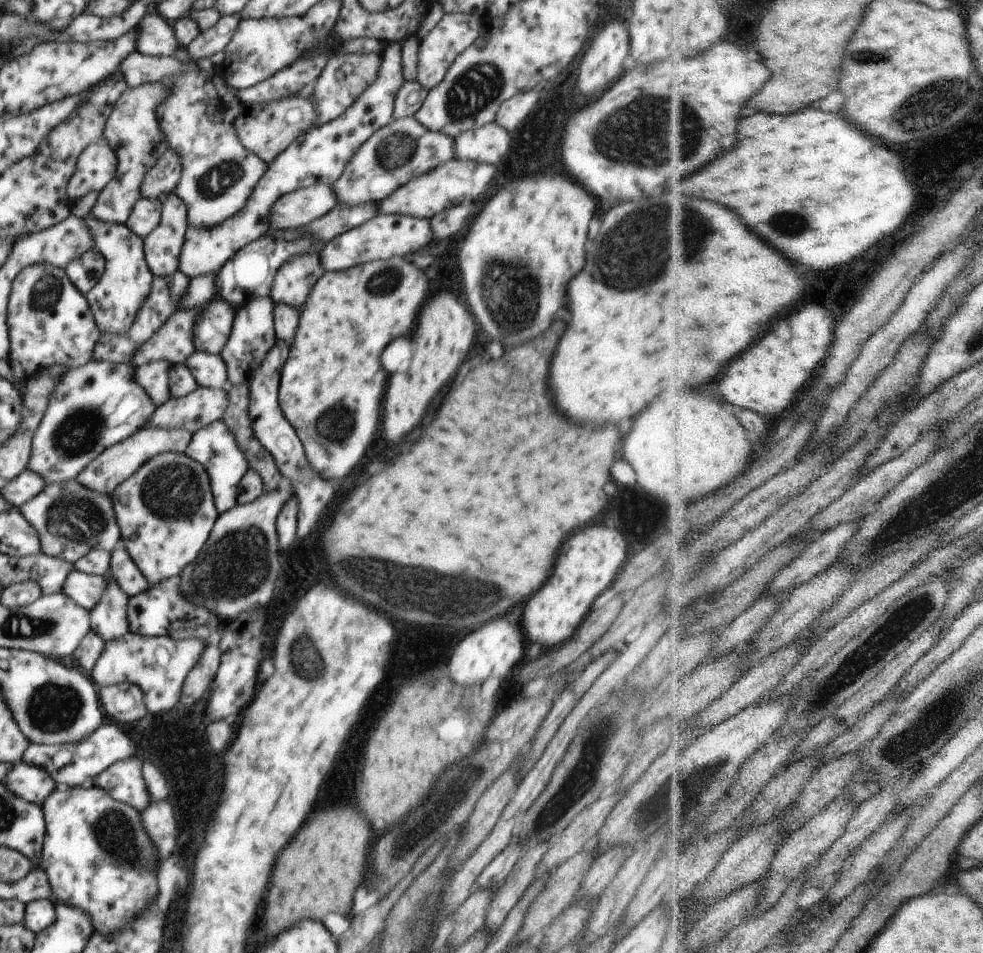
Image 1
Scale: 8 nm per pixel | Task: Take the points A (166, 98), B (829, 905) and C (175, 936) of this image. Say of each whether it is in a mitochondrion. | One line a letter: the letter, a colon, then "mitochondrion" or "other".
A: other
B: other
C: other

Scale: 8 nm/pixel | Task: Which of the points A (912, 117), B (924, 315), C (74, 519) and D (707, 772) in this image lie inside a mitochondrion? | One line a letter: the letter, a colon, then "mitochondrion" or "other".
A: mitochondrion
B: other
C: mitochondrion
D: other

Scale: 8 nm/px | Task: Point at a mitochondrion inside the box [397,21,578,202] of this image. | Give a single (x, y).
(479, 86)

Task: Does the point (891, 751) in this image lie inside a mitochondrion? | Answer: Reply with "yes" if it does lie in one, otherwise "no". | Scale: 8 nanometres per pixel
no

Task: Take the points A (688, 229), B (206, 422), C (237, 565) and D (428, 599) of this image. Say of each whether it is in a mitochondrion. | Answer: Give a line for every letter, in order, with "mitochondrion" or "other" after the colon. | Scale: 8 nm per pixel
A: mitochondrion
B: other
C: mitochondrion
D: mitochondrion

